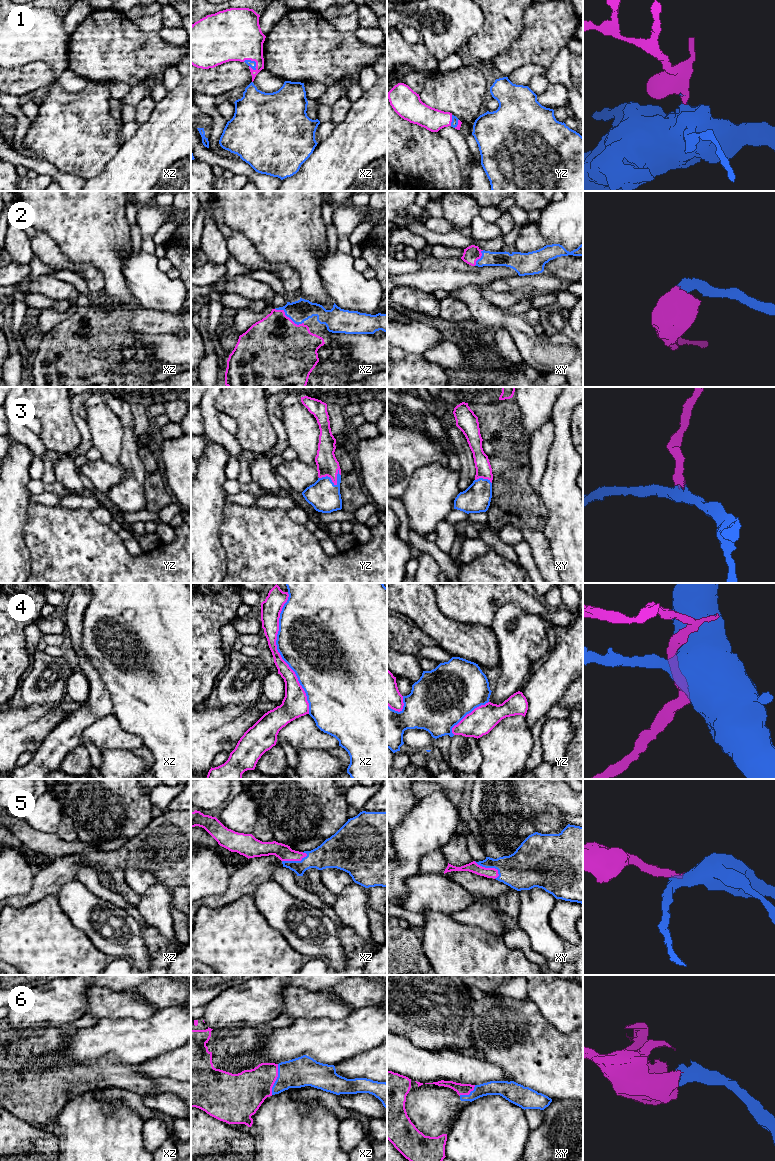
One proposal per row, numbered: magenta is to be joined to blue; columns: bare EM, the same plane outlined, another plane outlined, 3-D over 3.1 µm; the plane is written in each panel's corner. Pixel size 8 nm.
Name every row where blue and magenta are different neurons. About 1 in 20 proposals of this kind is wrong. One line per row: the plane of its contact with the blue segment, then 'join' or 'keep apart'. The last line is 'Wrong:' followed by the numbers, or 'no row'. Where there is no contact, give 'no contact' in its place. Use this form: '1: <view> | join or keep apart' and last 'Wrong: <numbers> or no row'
1: xz | join
2: xz | join
3: yz | join
4: xz | join
5: xy | join
6: xz | join
Wrong: no row

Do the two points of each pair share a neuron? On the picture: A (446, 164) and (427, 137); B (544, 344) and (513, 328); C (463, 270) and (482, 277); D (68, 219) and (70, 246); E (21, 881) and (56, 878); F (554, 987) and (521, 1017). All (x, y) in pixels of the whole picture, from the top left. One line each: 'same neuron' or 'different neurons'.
A: same neuron
B: same neuron
C: same neuron
D: same neuron
E: different neurons
F: different neurons

